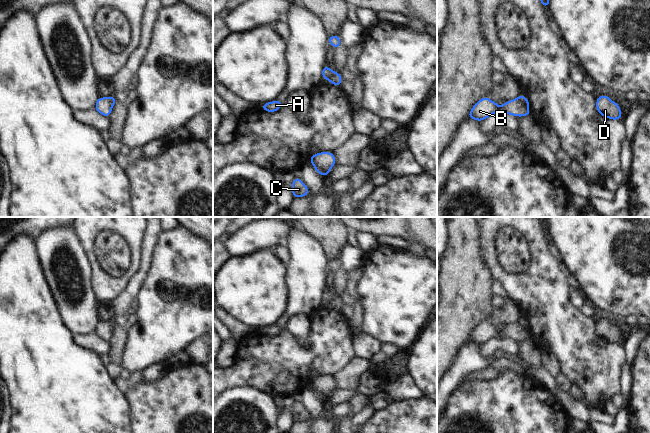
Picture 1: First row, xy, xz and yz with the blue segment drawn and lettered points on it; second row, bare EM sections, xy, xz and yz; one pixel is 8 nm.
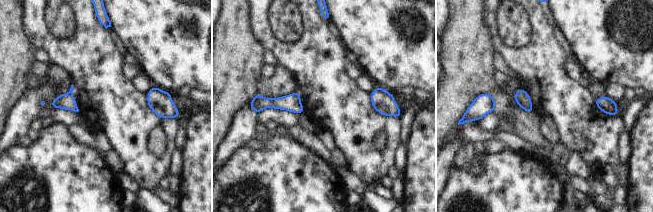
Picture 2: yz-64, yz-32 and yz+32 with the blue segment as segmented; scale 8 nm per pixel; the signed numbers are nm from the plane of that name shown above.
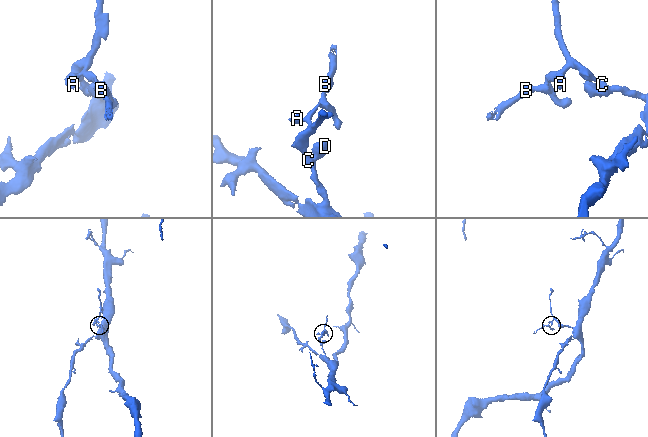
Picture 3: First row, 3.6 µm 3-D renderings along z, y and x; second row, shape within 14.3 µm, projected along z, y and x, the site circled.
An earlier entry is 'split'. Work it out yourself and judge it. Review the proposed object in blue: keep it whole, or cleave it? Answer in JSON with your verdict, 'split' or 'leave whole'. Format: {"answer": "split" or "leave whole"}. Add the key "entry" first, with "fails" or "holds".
{"entry": "holds", "answer": "split"}

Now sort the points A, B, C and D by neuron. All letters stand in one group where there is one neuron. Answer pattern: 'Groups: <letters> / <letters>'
Groups: A C D / B.

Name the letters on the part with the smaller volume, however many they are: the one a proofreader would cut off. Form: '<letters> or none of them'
B

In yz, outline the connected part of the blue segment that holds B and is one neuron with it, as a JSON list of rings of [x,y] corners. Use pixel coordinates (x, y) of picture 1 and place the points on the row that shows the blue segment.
[[[483,96],[470,110],[468,118],[476,121],[483,121],[494,113],[510,114],[516,117],[528,116],[527,108],[517,99],[506,101],[501,107],[497,102],[487,96]]]

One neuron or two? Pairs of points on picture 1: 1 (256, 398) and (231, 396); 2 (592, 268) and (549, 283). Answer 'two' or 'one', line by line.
1: one
2: two

